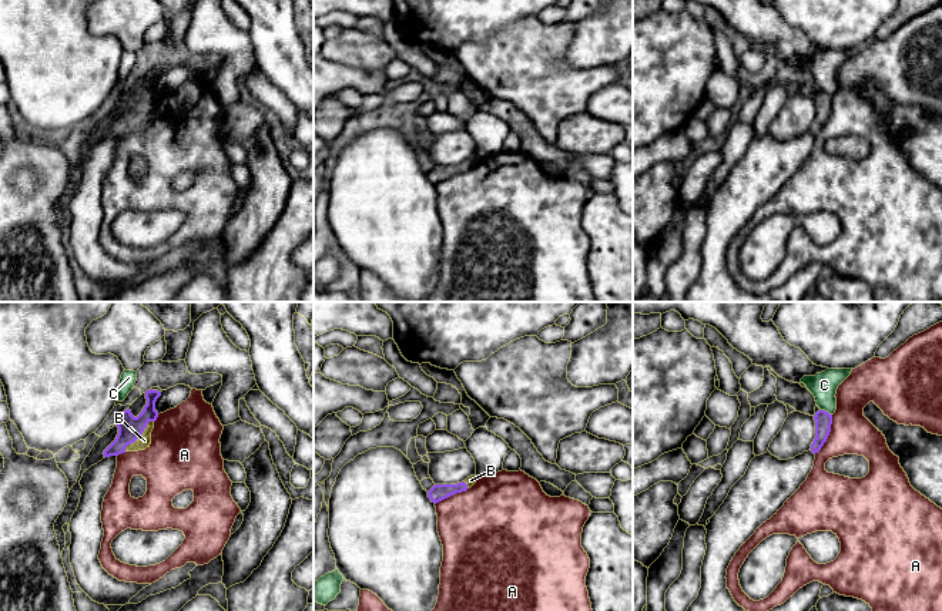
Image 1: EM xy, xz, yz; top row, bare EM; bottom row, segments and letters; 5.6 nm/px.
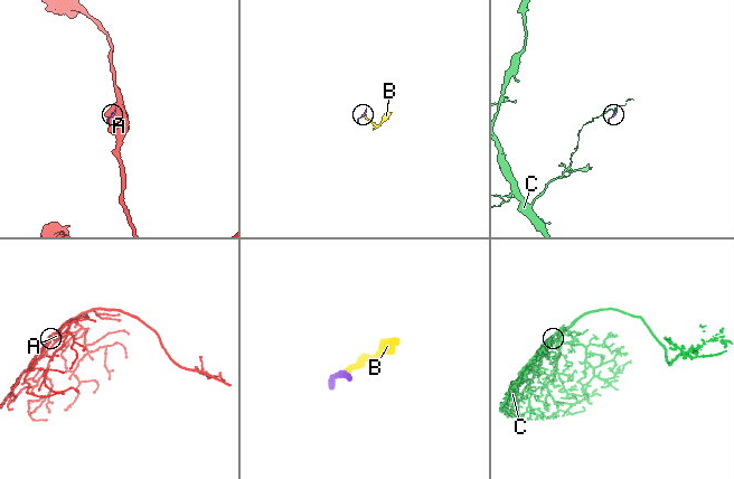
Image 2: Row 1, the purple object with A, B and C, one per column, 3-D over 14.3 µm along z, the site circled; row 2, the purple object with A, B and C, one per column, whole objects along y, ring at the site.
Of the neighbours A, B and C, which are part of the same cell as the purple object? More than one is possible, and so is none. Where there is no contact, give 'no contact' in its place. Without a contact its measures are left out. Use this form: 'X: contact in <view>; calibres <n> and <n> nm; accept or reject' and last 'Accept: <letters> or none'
A: contact in yz; calibres 100 and 240 nm; reject
B: contact in xy; calibres 140 and 80 nm; accept
C: contact in yz; calibres 100 and 150 nm; reject
Accept: B

